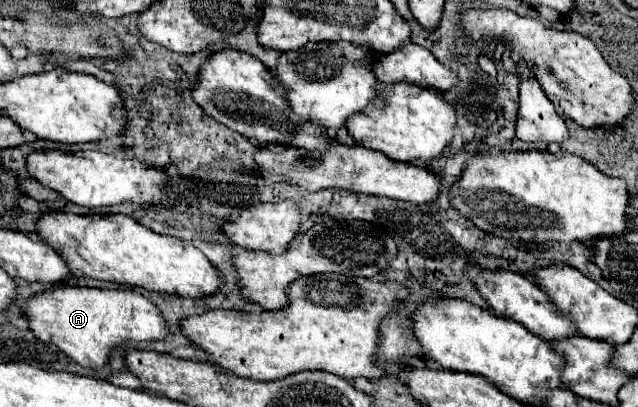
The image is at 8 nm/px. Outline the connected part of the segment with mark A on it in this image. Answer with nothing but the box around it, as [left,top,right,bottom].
[26,287,170,371]

